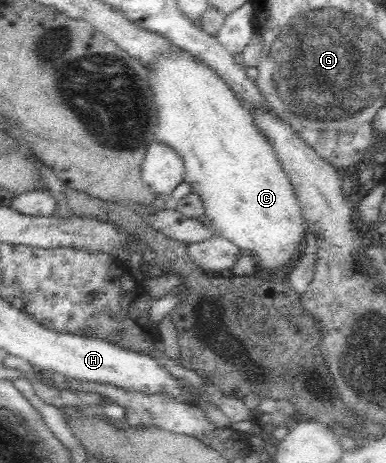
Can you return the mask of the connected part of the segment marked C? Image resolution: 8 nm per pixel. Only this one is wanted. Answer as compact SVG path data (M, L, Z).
M182 48L161 54L147 67L148 83L158 113L155 141L171 147L182 158L185 165L183 181L202 198L204 218L210 221L216 233L234 242L238 248L250 251L261 272L288 271L303 249L306 227L296 194L288 174L278 162L272 142L262 134L246 103L216 74L214 68L207 67Z

